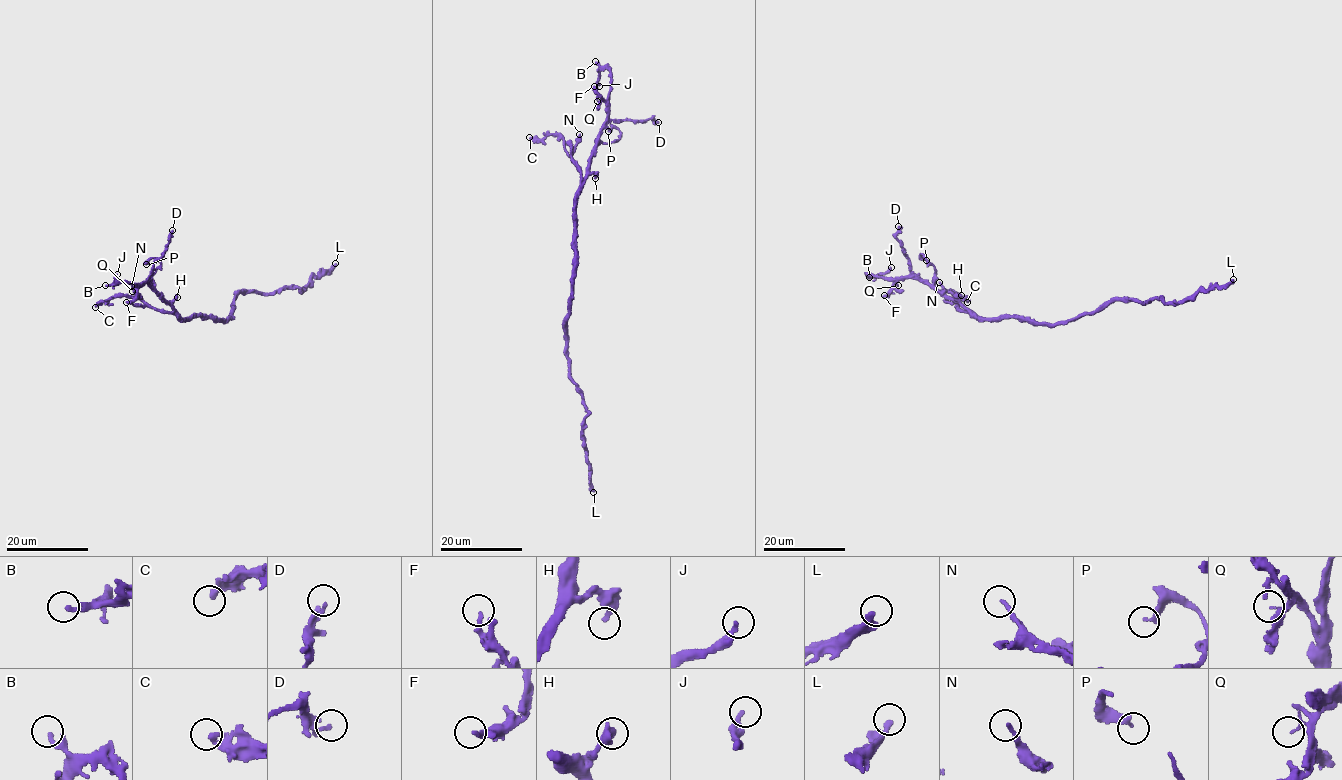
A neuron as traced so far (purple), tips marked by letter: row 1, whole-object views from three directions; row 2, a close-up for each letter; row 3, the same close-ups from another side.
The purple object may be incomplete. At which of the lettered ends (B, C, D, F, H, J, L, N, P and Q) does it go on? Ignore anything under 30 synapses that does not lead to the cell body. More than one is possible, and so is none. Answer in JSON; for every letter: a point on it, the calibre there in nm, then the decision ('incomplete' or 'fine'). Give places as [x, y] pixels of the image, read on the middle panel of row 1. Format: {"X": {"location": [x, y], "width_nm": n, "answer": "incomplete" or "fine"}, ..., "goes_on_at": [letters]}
{"B": {"location": [595, 61], "width_nm": 140, "answer": "fine"}, "C": {"location": [529, 137], "width_nm": 220, "answer": "fine"}, "D": {"location": [658, 122], "width_nm": 180, "answer": "fine"}, "F": {"location": [594, 86], "width_nm": 220, "answer": "fine"}, "H": {"location": [595, 178], "width_nm": 280, "answer": "fine"}, "J": {"location": [599, 86], "width_nm": 240, "answer": "fine"}, "L": {"location": [593, 492], "width_nm": 300, "answer": "fine"}, "N": {"location": [579, 134], "width_nm": 170, "answer": "fine"}, "P": {"location": [608, 131], "width_nm": 200, "answer": "fine"}, "Q": {"location": [597, 101], "width_nm": 130, "answer": "fine"}, "goes_on_at": []}

